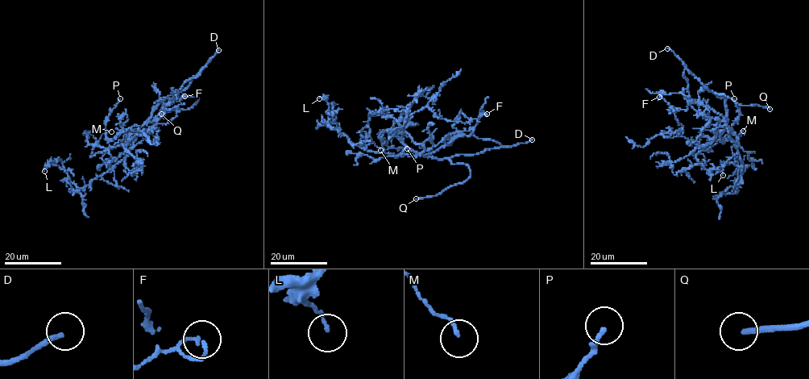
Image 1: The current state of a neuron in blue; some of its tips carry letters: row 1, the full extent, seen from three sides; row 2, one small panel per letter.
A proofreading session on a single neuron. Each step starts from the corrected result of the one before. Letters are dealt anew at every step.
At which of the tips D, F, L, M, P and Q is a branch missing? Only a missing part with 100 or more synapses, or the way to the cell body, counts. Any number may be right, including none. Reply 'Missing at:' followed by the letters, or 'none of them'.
Missing at: D, Q

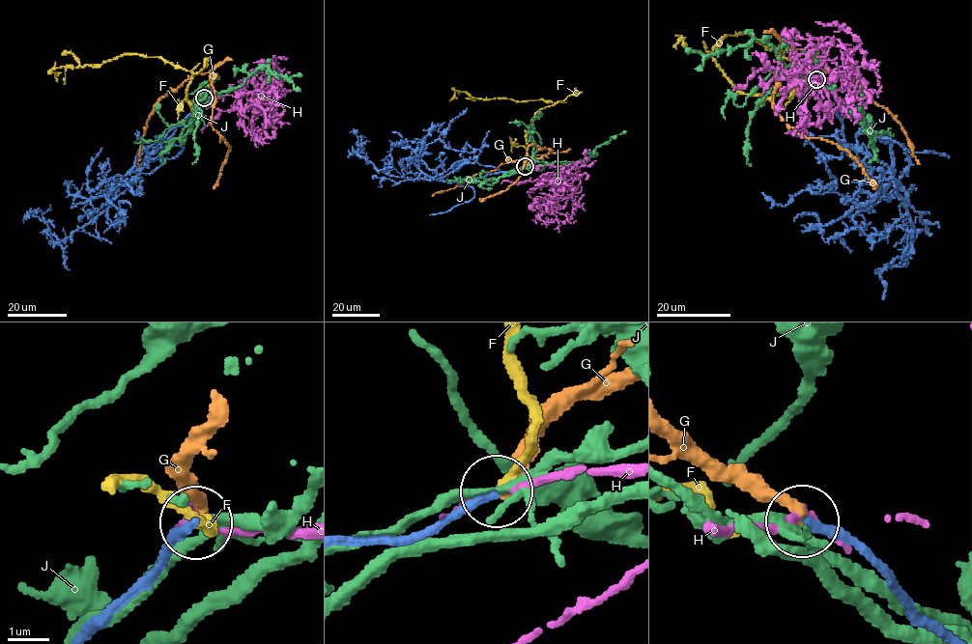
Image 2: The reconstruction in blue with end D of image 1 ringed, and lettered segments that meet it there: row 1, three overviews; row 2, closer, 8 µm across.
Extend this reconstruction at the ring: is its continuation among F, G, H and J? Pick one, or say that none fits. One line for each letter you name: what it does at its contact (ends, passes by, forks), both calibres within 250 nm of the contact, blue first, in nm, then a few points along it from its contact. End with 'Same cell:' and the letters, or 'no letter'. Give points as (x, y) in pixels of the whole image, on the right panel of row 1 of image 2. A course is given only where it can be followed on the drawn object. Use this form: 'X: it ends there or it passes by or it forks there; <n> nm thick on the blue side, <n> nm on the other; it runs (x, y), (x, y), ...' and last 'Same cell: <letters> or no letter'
F: it ends there; 220 nm thick on the blue side, 200 nm on the other; it runs (816, 78), (803, 76), (771, 97), (744, 94), (708, 53), (725, 36), (750, 32), (798, 62), (798, 69)
Same cell: F

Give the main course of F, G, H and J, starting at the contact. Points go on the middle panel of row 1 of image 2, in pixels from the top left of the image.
F: (526, 166), (527, 131), (534, 114), (556, 102), (481, 99), (455, 90), (449, 100)
G: (526, 166), (529, 160), (546, 155), (550, 149), (530, 145), (517, 181), (506, 190), (479, 198)
H: (524, 166), (568, 165), (575, 162), (582, 164), (560, 176), (551, 212), (562, 222), (569, 220), (584, 194)
J: (524, 166), (535, 161), (588, 158), (597, 146), (626, 131)

